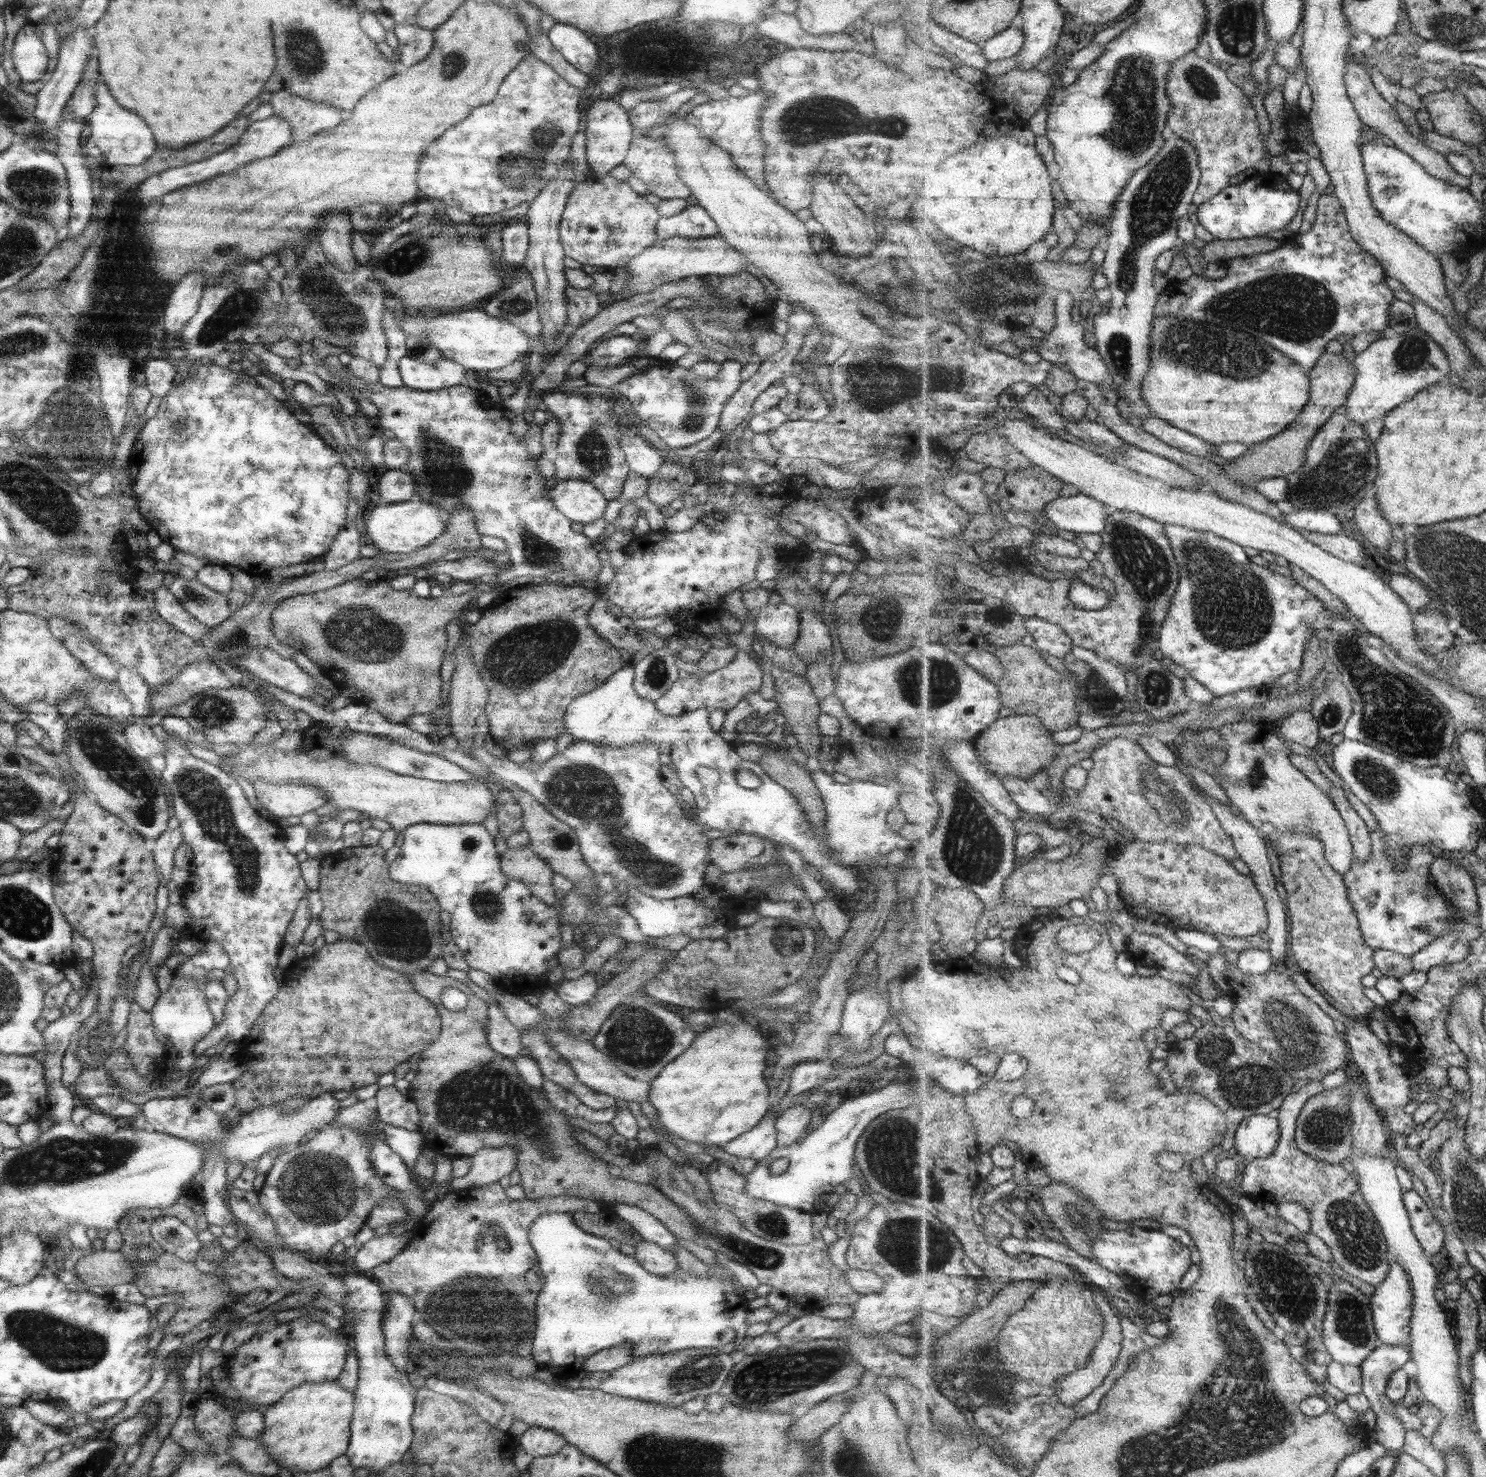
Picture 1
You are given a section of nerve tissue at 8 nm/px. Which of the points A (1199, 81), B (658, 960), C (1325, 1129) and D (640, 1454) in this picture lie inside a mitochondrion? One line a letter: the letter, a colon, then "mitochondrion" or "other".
A: mitochondrion
B: other
C: mitochondrion
D: mitochondrion

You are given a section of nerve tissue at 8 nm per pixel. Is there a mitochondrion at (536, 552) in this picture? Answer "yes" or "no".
yes

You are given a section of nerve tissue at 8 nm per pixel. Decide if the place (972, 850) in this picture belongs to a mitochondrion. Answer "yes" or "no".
yes

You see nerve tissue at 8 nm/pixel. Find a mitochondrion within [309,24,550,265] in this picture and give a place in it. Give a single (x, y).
(458, 58)

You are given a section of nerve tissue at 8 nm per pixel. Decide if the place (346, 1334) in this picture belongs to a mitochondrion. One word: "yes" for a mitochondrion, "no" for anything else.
no

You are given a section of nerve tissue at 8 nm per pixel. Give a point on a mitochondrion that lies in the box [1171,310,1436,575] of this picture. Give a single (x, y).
(1342, 472)

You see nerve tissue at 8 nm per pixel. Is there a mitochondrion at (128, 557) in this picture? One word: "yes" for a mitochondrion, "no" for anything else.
no

